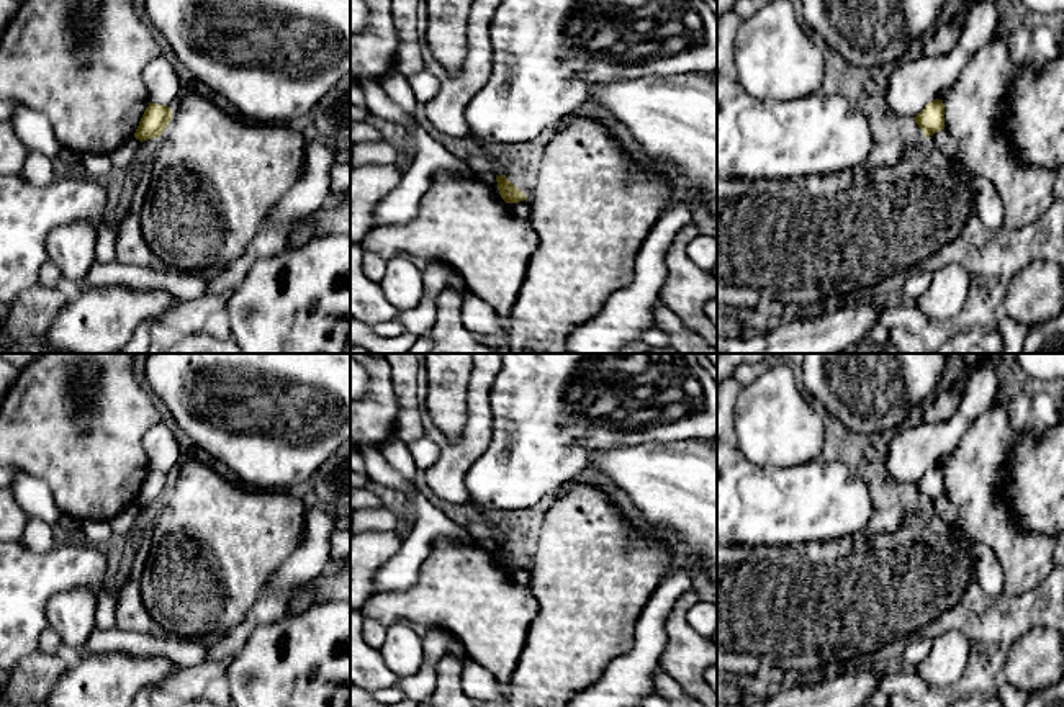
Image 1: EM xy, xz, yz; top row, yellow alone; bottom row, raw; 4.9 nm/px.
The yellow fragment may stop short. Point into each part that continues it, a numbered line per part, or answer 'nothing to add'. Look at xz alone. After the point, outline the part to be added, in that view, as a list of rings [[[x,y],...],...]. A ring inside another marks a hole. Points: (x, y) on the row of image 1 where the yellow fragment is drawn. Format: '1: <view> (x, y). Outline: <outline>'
nothing to add

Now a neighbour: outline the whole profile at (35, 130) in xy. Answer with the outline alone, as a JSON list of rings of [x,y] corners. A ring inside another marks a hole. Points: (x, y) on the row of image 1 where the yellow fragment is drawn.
[[[18,105],[8,123],[31,152],[54,159],[64,149],[51,121],[43,113]]]

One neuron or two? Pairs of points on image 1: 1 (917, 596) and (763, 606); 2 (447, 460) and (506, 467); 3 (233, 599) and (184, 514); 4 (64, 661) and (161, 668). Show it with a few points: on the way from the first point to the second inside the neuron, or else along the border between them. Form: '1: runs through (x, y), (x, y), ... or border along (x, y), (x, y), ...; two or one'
1: runs through (879, 596), (801, 596); one
2: border along (490, 429), (490, 444), (465, 475), (468, 501); two
3: runs through (220, 578), (211, 570), (211, 542), (205, 535); one
4: border along (72, 660), (53, 689); two

